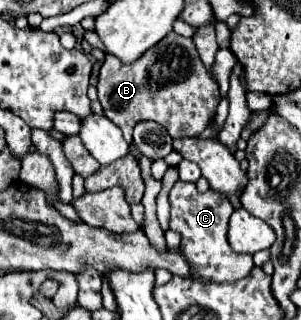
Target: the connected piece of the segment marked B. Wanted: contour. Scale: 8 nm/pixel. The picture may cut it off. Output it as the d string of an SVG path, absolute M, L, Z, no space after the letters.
M170 32L154 50L148 50L138 62L122 66L112 54L106 56L100 70L100 104L104 114L124 132L128 144L132 144L132 130L142 120L154 120L162 124L172 138L198 136L210 124L220 104L218 84L204 68L192 38Z

